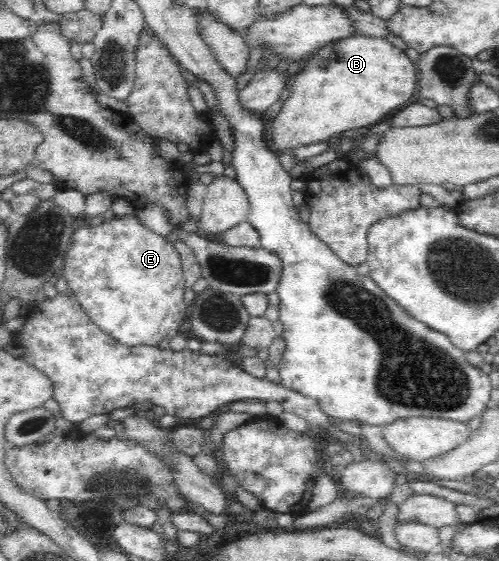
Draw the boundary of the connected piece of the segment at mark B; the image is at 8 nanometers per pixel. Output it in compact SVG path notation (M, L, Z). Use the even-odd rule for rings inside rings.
M354 34L351 37L344 38L335 43L331 43L328 46L319 48L306 62L304 62L304 64L302 64L300 72L296 75L294 82L292 82L292 86L289 88L289 96L287 96L286 100L282 102L280 111L271 121L267 122L265 132L266 141L268 141L268 145L270 145L270 148L274 152L280 154L282 152L293 152L294 149L299 149L304 145L328 142L332 136L352 134L356 129L368 128L381 120L384 120L384 118L388 118L388 116L392 114L392 110L395 108L399 109L401 104L413 101L416 95L416 86L417 69L415 68L415 63L410 61L403 50L398 49L384 38L374 38Z

